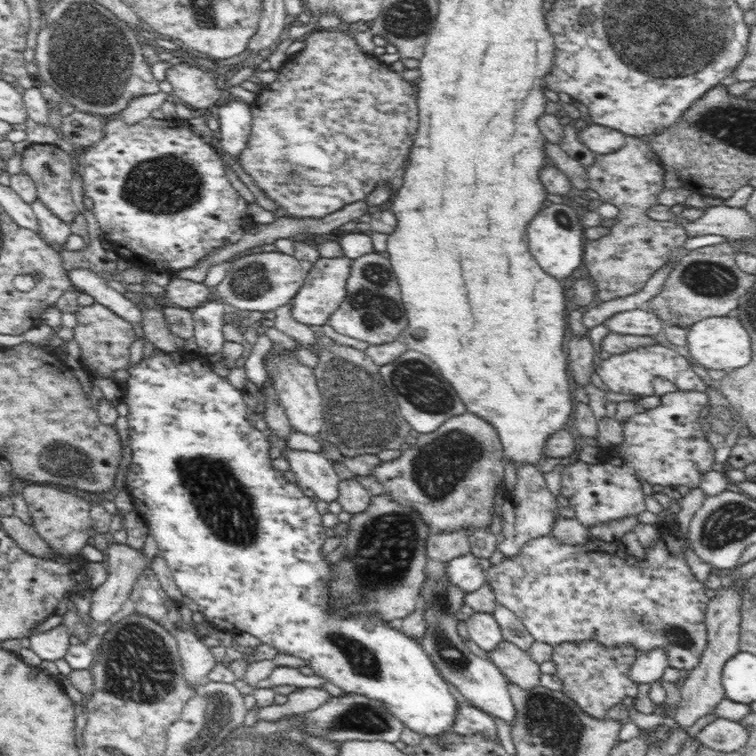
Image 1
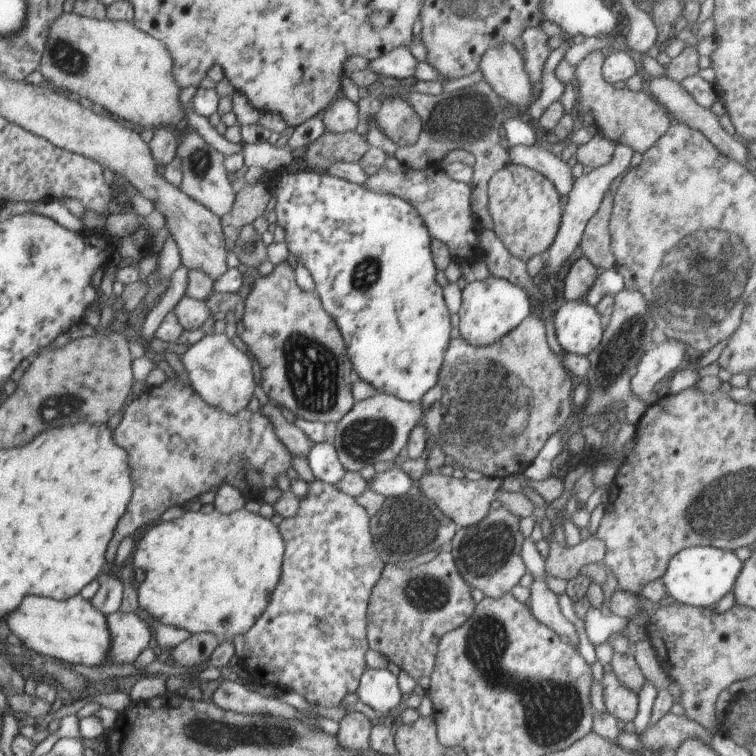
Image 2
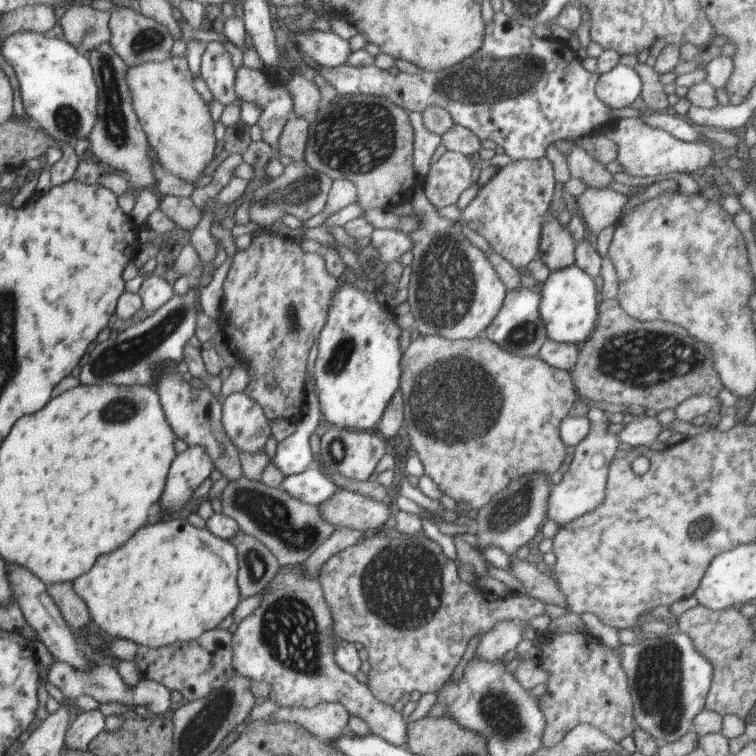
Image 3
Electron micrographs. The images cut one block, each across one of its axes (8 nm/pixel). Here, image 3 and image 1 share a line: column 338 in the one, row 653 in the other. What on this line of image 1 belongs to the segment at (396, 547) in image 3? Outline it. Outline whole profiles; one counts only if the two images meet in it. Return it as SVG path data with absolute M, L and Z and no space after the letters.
M562 643L553 647L551 660L557 666L556 676L562 680L562 692L571 698L588 716L602 720L614 704L620 704L626 696L635 697L638 685L630 681L628 670L632 668L638 652L632 647L604 647L600 643Z

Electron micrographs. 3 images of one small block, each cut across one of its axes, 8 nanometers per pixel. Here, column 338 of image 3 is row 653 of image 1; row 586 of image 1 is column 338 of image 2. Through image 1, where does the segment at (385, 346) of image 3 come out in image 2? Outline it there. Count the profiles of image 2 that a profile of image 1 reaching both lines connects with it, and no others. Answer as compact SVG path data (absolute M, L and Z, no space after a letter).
M282 170L272 175L267 183L272 193L276 194L277 203L274 210L277 214L277 224L285 228L285 242L288 250L296 256L298 263L302 263L310 271L315 284L314 292L320 297L324 310L336 321L337 327L340 328L341 335L344 336L344 342L346 342L346 348L348 348L346 350L348 358L350 358L352 368L354 368L354 377L368 382L380 393L392 395L409 403L420 404L424 394L439 379L439 370L443 363L444 353L451 341L452 324L450 323L451 314L443 297L443 288L435 280L437 268L431 253L432 238L428 234L428 229L419 212L416 212L416 209L408 204L408 201L402 200L400 197L392 196L390 193L372 191L351 180L317 174L314 170L302 170L294 173Z

